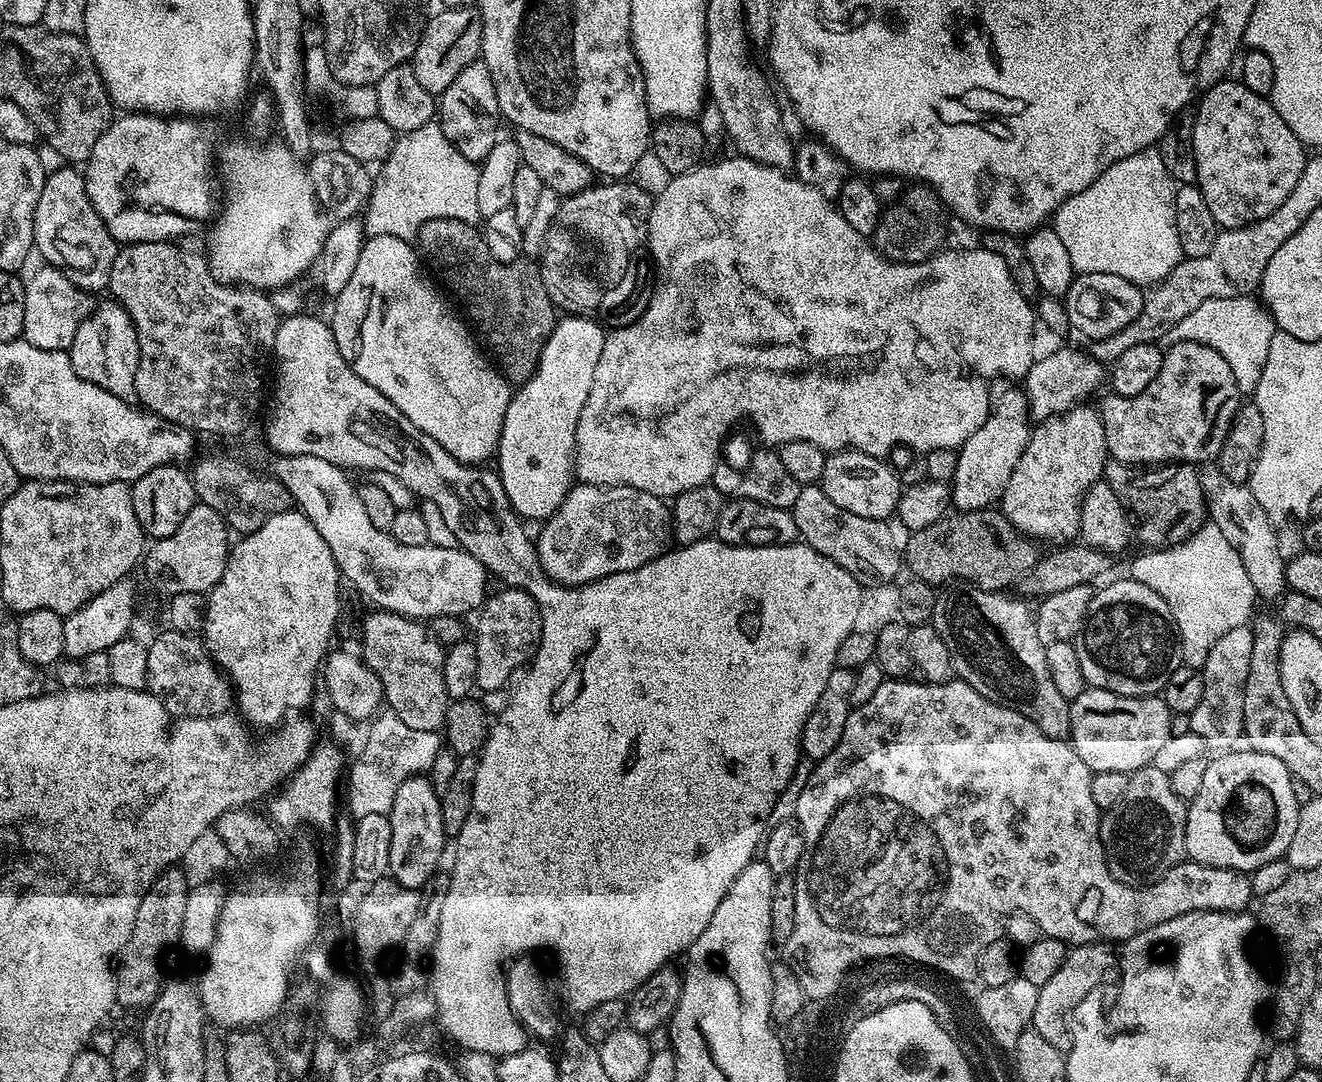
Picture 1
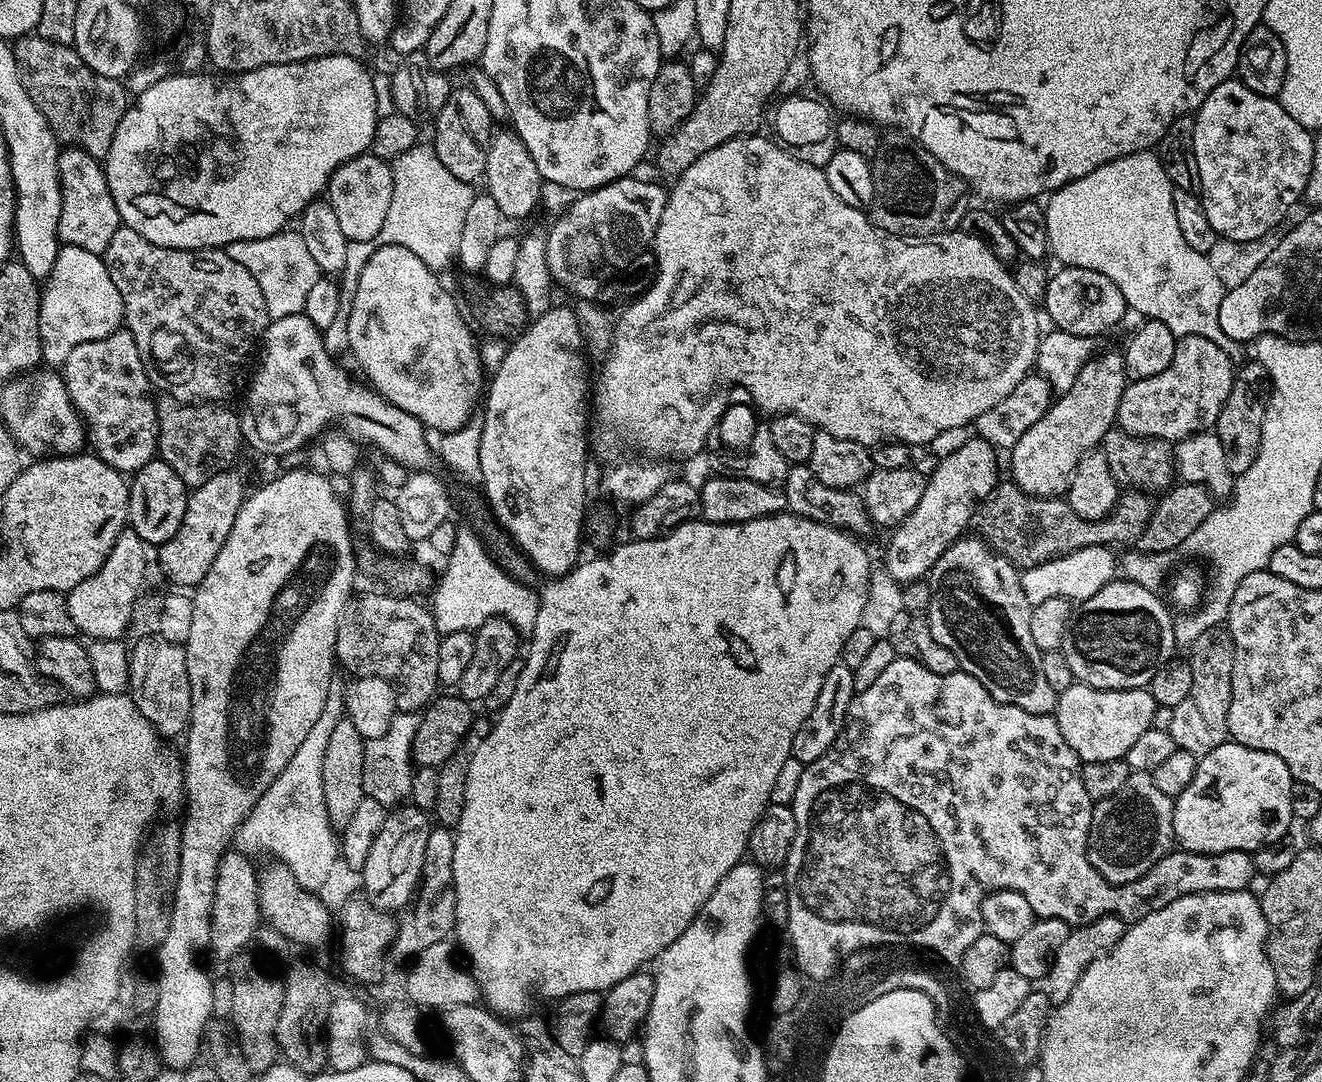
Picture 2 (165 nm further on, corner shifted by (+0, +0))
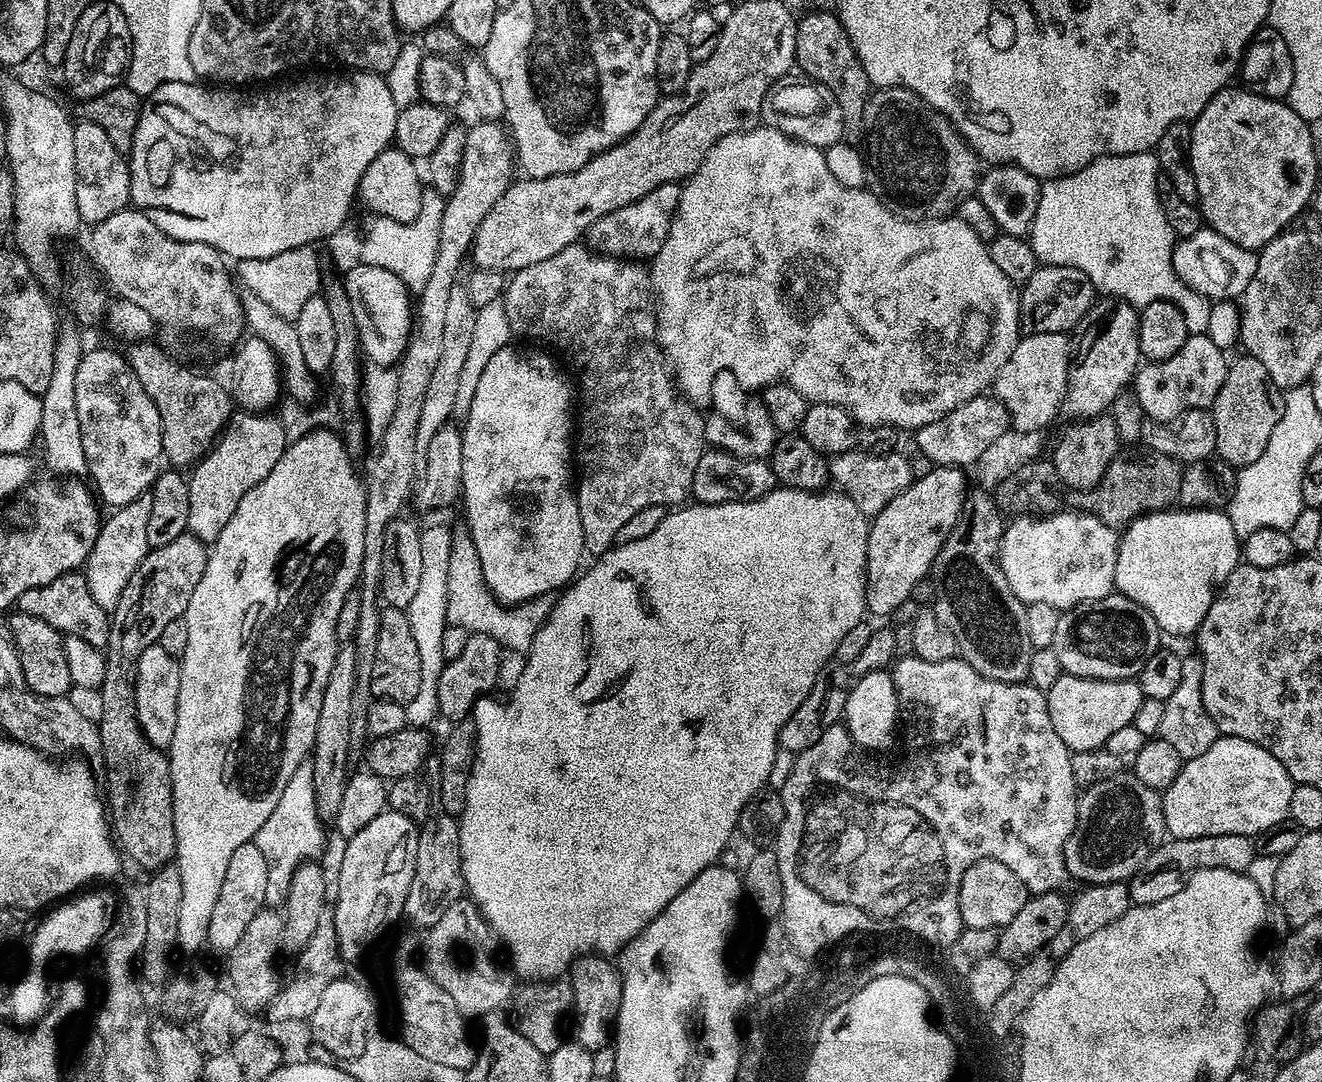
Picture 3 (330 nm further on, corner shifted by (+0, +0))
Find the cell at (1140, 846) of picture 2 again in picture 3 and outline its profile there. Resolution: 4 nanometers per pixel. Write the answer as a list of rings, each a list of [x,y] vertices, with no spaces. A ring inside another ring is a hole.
[[[1124,774],[1098,782],[1083,789],[1078,800],[1076,829],[1064,848],[1068,875],[1088,886],[1127,882],[1165,839],[1161,793]]]

